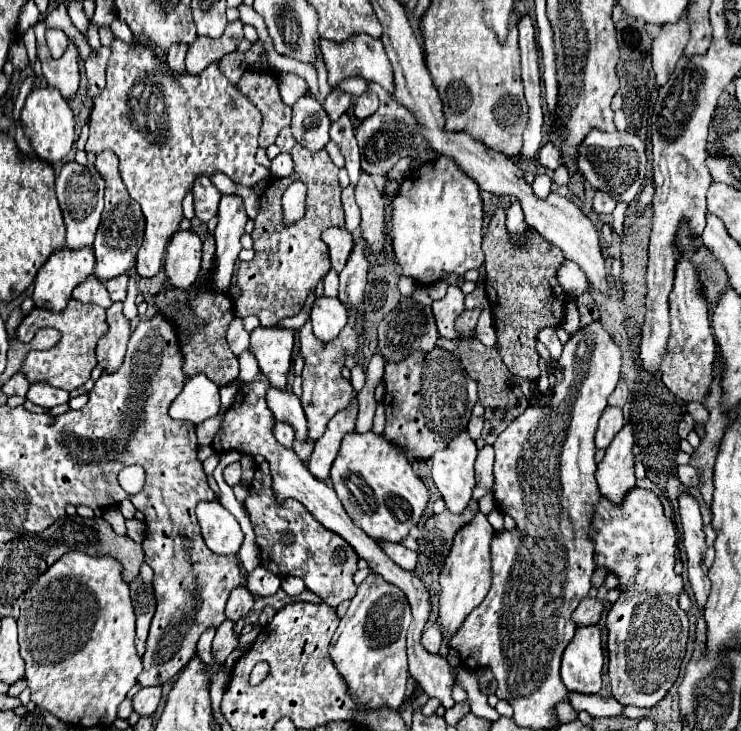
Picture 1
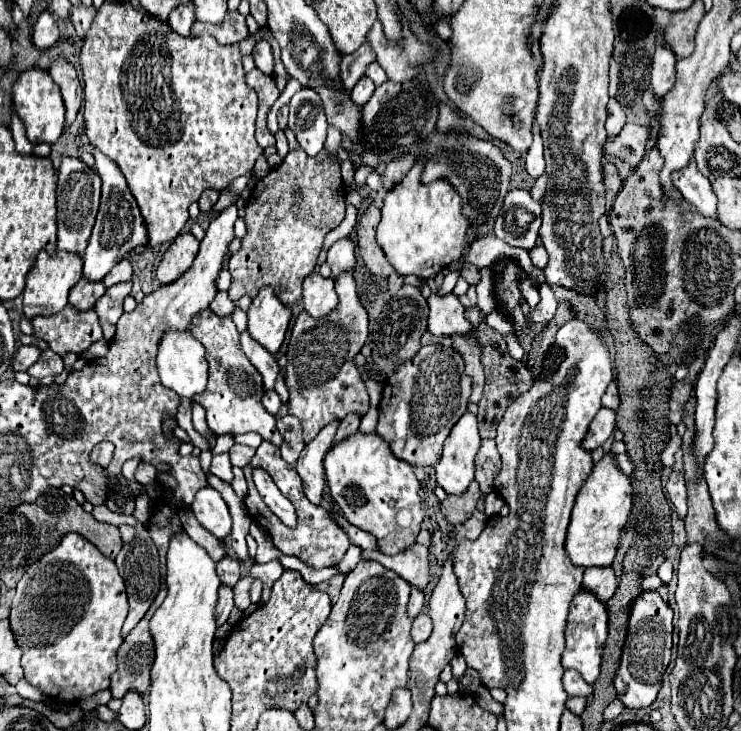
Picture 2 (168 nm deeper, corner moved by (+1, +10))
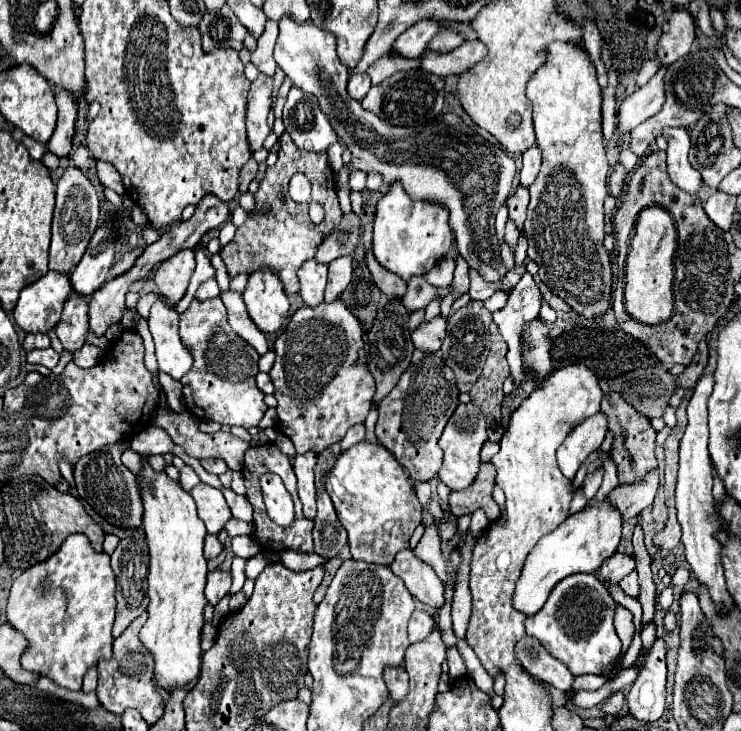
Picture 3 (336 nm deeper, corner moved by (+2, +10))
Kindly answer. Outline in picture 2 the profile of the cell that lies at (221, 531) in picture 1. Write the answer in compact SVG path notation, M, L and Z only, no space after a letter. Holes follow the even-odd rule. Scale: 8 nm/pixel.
M212 487L200 489L194 495L192 511L196 511L196 519L212 535L216 535L220 539L230 535L232 517L230 517L230 511L228 511L222 495L216 489L212 489Z

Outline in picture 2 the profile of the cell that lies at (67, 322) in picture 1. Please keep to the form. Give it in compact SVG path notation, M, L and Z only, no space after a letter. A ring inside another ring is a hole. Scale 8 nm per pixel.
M66 305L58 315L32 319L38 339L50 343L50 349L64 355L66 351L84 353L92 343L102 339L102 327L98 325L98 315L94 309L78 313L74 307Z

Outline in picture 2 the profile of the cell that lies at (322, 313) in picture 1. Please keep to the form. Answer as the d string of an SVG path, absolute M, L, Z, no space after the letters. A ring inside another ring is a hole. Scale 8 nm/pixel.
M316 271L304 277L302 305L314 319L328 315L336 307L336 303L338 303L338 297L334 291L334 281L330 277L322 277Z

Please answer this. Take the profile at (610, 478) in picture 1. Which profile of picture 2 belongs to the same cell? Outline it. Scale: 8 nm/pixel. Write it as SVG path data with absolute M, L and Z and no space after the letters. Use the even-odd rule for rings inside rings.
M608 453L602 457L602 461L594 465L590 477L586 479L576 497L572 519L566 531L566 555L570 557L570 563L584 569L610 567L616 557L620 533L628 521L630 507L632 507L630 477L618 471L614 455Z

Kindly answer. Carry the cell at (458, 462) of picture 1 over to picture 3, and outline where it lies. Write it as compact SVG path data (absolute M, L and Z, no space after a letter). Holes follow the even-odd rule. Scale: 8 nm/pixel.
M467 403L467 405L459 405L453 413L453 417L449 419L441 439L439 439L439 447L443 449L443 465L439 469L439 477L441 481L453 489L453 491L461 491L465 487L469 487L479 471L479 451L481 451L481 445L487 441L487 433L485 433L485 417L481 415L481 411Z

